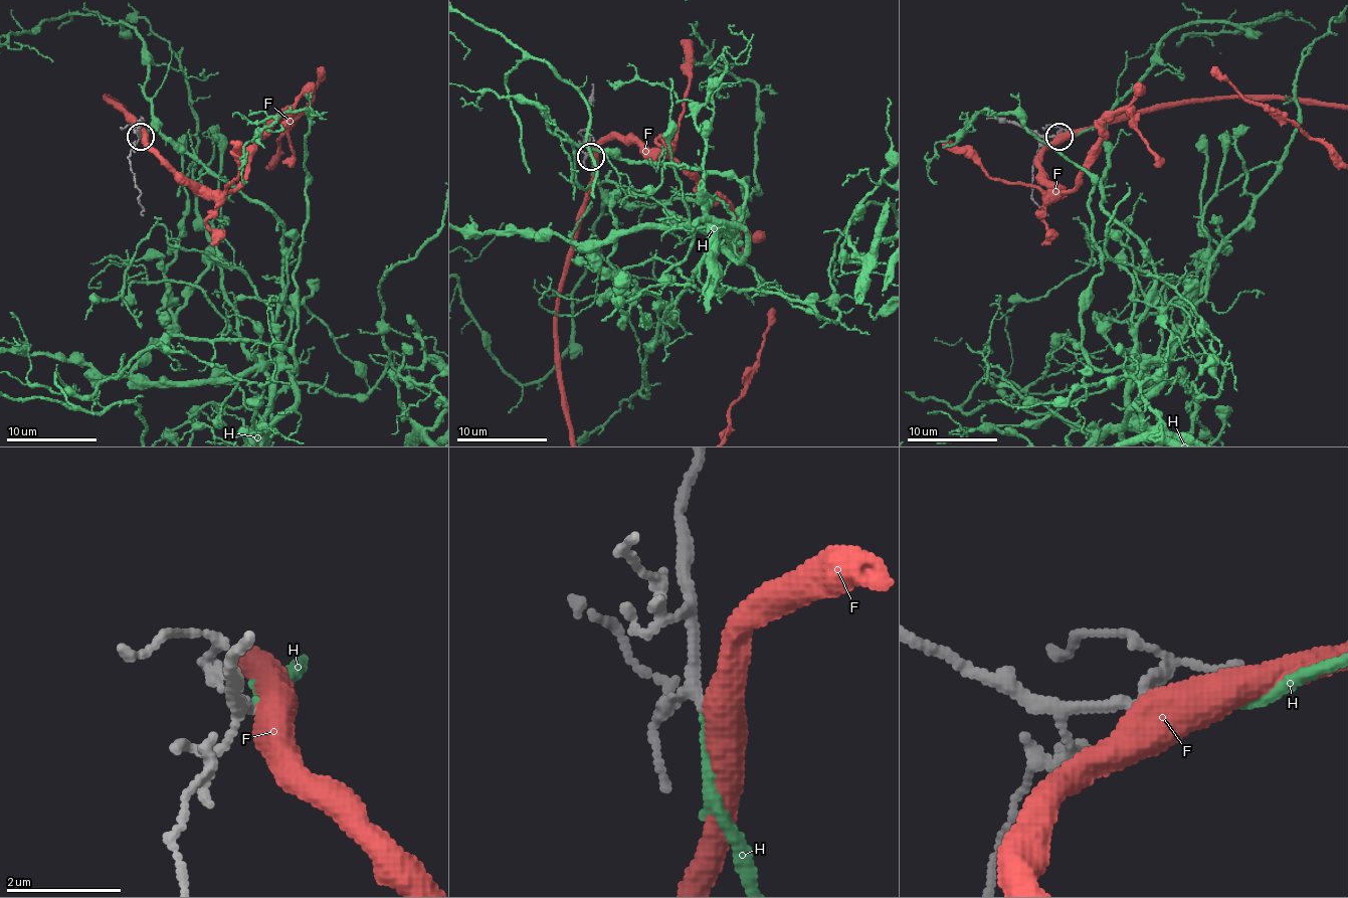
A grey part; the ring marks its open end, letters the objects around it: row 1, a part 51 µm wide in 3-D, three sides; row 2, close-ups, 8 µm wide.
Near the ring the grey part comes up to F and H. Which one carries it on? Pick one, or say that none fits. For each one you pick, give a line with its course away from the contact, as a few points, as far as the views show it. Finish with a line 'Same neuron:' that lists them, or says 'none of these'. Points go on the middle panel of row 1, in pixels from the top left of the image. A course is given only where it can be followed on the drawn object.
Same neuron: H

